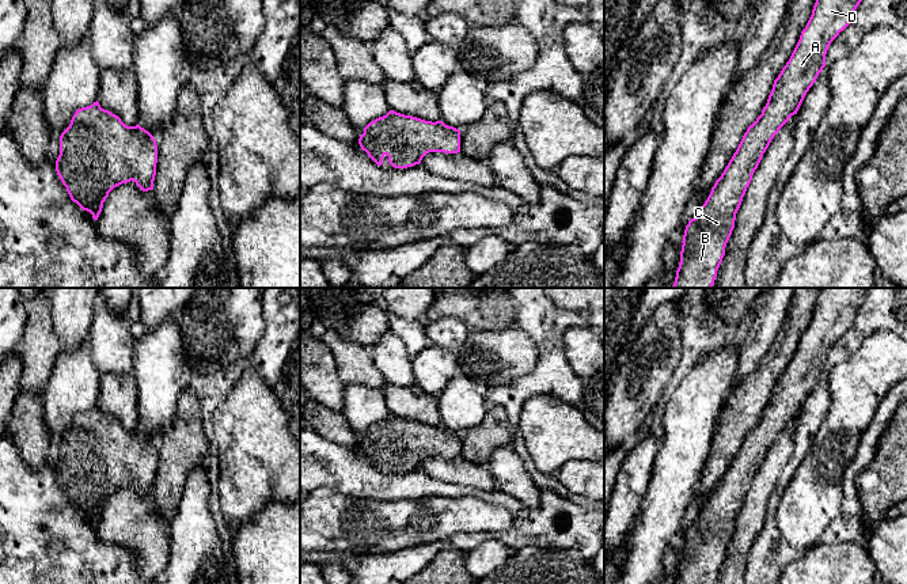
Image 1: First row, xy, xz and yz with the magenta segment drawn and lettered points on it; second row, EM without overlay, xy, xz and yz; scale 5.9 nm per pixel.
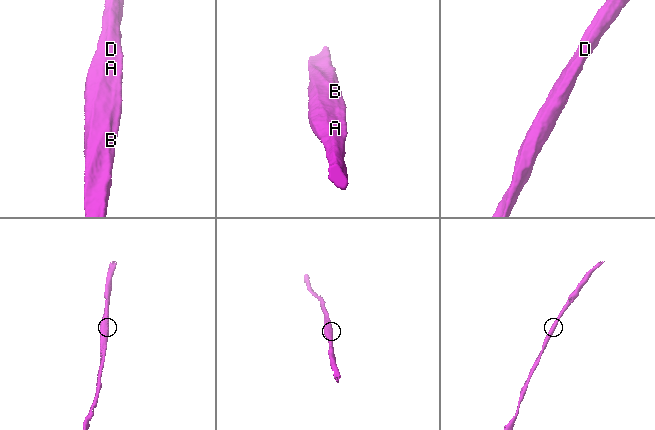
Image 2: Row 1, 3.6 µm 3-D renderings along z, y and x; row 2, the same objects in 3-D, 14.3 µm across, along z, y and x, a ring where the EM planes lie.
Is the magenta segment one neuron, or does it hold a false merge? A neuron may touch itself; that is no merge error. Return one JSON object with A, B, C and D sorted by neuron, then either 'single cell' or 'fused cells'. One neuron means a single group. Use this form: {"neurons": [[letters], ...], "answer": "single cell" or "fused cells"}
{"neurons": [["A", "B", "C", "D"]], "answer": "single cell"}

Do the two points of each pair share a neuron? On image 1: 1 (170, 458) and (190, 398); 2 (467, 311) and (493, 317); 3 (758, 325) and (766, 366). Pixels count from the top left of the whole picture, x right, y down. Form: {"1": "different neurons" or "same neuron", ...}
{"1": "same neuron", "2": "same neuron", "3": "different neurons"}

